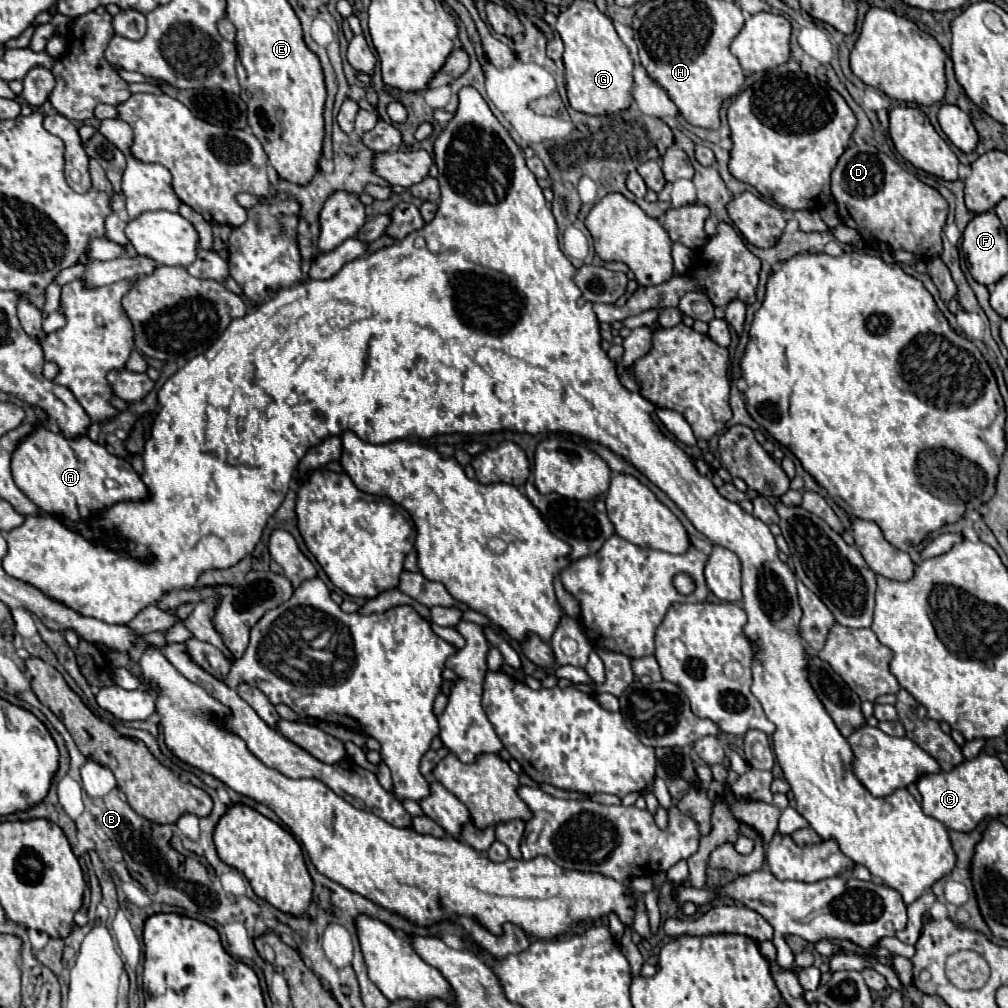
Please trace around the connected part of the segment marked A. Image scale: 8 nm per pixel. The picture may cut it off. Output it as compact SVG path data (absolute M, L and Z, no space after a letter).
M42 424L34 426L34 430L18 442L12 454L12 476L16 486L42 512L62 516L68 524L76 526L80 526L90 514L104 510L104 506L148 496L144 482L130 462L110 454L88 436L66 438L64 434L50 432Z

